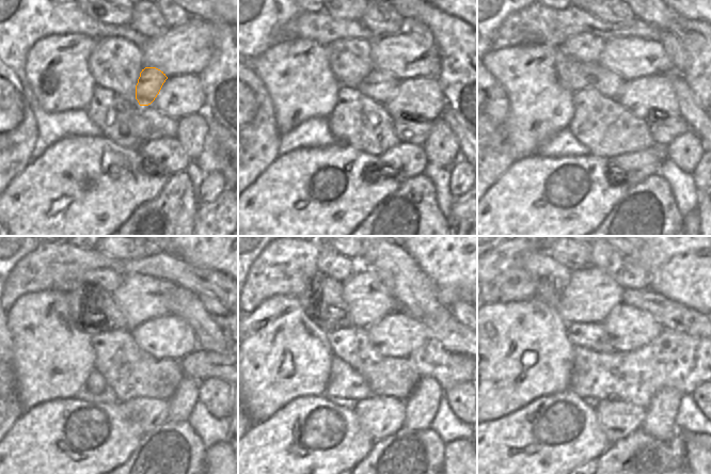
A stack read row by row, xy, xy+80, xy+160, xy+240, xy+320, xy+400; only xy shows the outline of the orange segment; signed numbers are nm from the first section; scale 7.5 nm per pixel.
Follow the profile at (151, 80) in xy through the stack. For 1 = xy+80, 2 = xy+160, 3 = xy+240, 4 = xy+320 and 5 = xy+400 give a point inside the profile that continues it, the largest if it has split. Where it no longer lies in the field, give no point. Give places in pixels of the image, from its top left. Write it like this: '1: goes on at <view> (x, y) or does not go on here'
1: goes on at xy+80 (379, 85)
2: goes on at xy+160 (572, 75)
3: goes on at xy+240 (93, 311)
4: goes on at xy+320 (320, 285)
5: goes on at xy+400 (550, 278)

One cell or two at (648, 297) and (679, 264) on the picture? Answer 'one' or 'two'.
two

